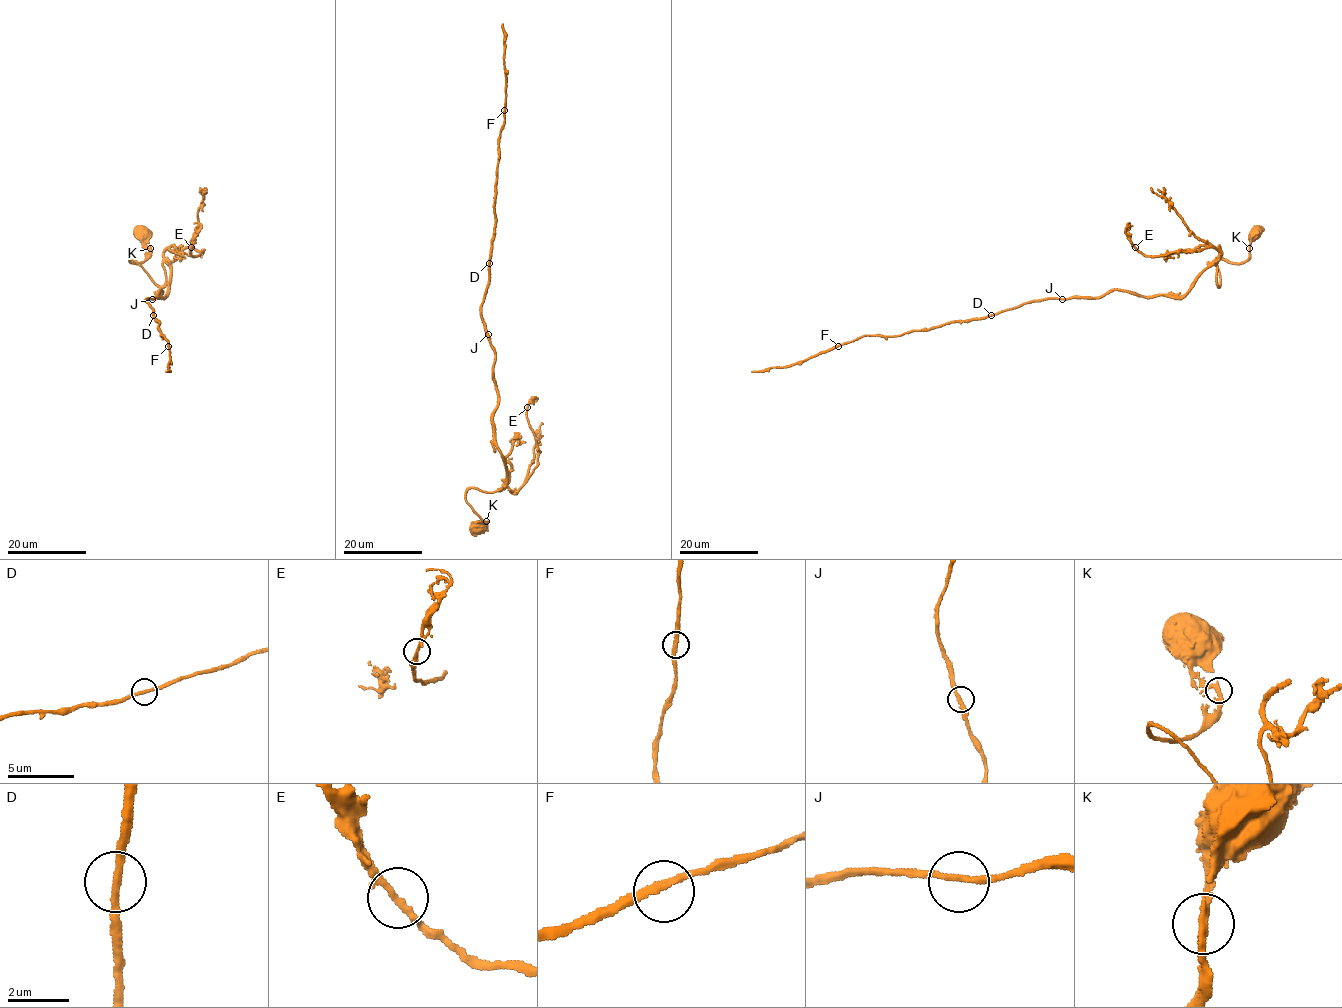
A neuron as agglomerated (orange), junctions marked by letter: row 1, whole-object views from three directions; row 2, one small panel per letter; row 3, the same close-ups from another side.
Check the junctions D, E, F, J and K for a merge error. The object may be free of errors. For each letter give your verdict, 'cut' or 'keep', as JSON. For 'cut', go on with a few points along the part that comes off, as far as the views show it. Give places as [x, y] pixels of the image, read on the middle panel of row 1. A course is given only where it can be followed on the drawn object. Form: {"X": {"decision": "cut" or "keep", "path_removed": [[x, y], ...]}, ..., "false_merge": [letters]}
{"D": {"decision": "keep"}, "E": {"decision": "keep"}, "F": {"decision": "keep"}, "J": {"decision": "keep"}, "K": {"decision": "keep"}, "false_merge": []}

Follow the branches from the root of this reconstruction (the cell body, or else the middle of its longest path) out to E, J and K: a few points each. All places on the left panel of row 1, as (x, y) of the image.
E: (141, 230), (150, 255), (129, 260), (159, 285), (163, 262), (187, 247), (202, 251), (191, 256), (191, 247)
J: (141, 230), (150, 255), (129, 260), (159, 285), (163, 262), (169, 267), (169, 290), (152, 299)
K: (141, 230), (150, 248)

